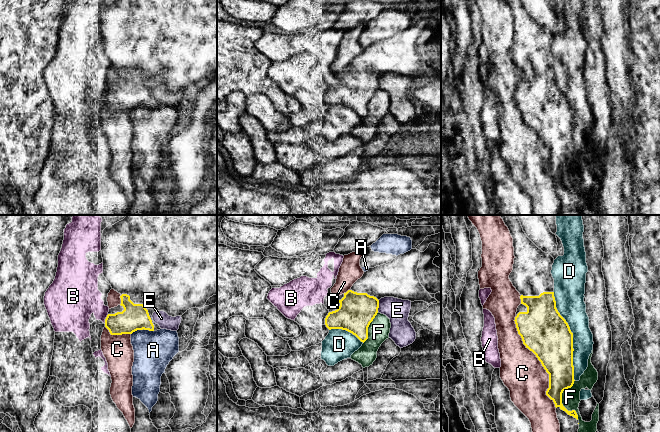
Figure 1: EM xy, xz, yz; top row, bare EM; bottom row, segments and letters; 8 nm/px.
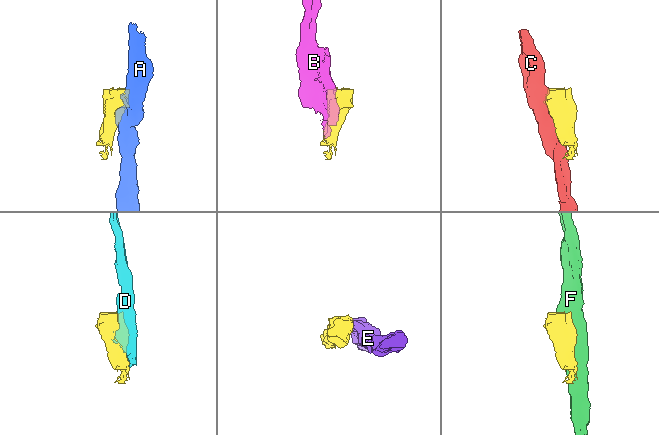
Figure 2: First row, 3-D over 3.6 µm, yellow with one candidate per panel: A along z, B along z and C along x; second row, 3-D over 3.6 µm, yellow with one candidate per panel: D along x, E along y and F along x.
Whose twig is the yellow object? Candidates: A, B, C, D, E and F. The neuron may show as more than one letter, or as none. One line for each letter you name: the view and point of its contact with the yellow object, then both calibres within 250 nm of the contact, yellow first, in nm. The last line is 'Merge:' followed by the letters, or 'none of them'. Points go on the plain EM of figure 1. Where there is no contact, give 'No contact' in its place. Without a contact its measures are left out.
Merge: none of them

